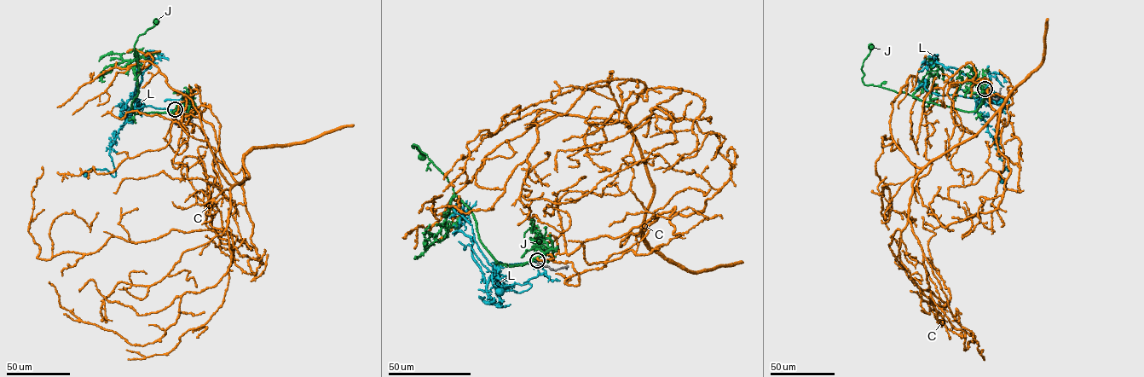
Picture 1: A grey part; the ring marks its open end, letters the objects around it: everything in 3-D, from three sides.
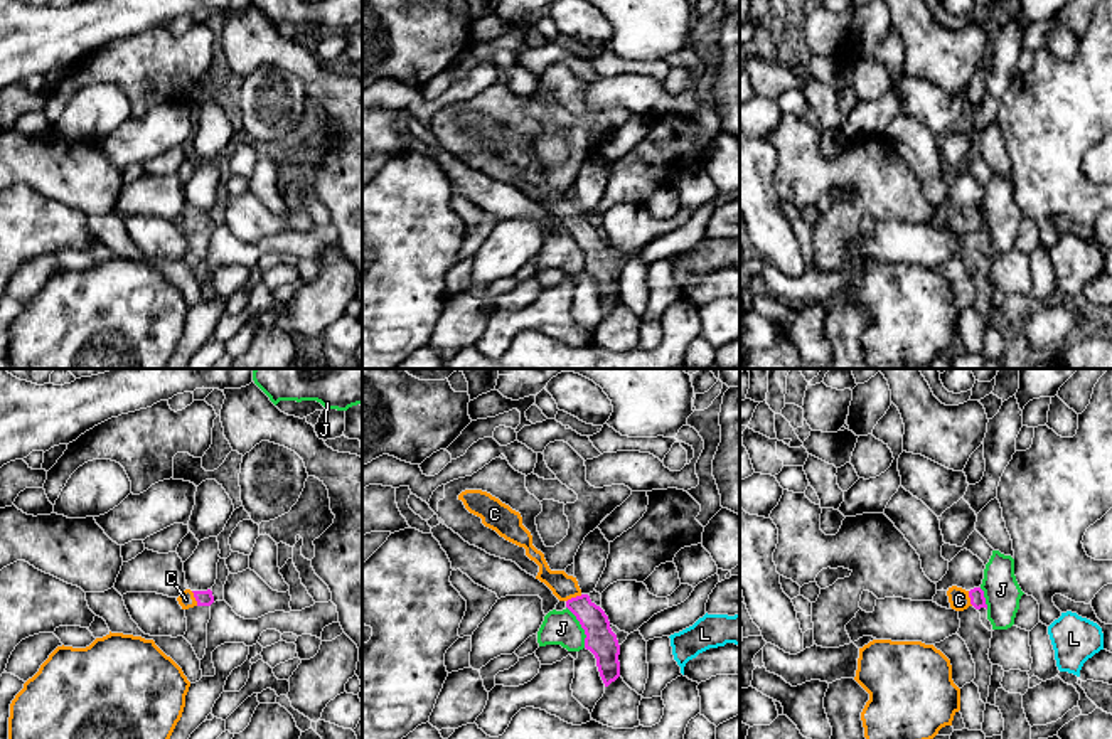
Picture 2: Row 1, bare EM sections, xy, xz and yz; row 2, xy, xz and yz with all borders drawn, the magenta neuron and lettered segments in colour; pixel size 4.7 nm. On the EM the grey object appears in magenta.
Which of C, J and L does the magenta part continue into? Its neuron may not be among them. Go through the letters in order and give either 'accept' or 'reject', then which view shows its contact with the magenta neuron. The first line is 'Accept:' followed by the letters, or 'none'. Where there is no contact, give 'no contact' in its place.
Accept: C
C: accept; contact in xz
J: reject; contact in xz
L: reject; no contact

